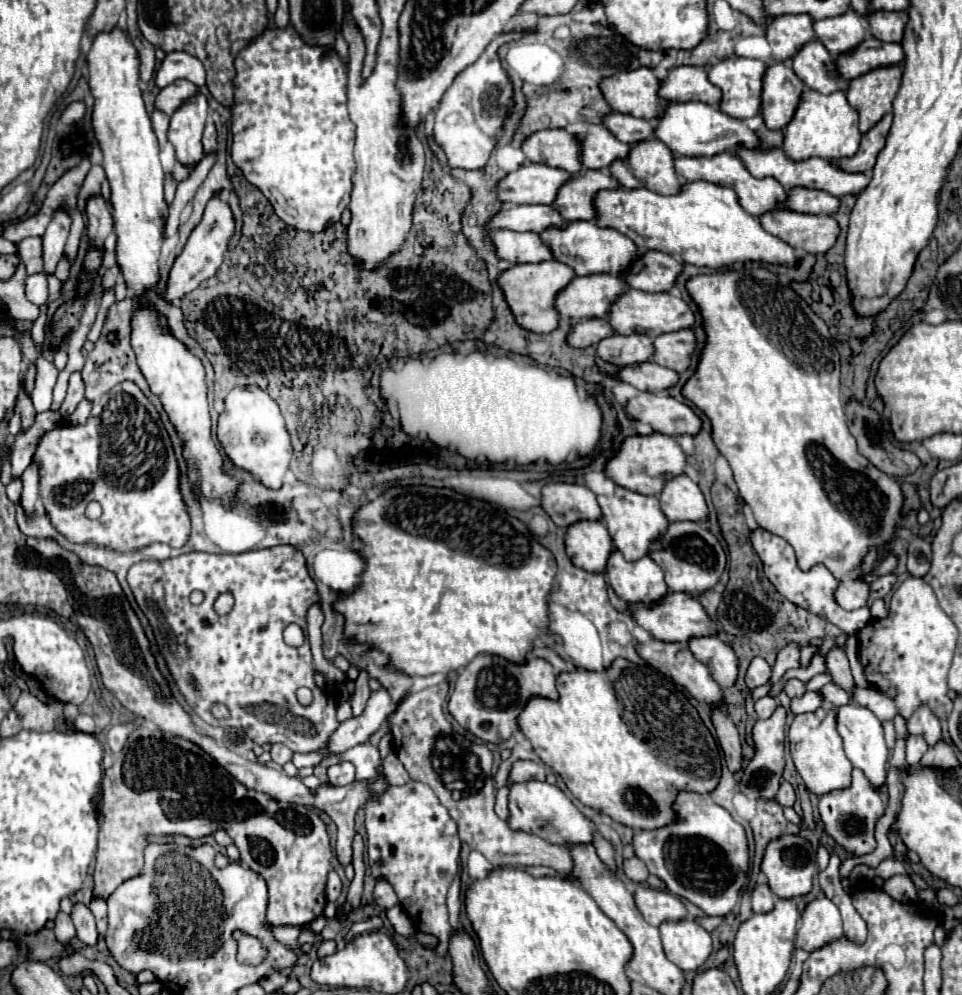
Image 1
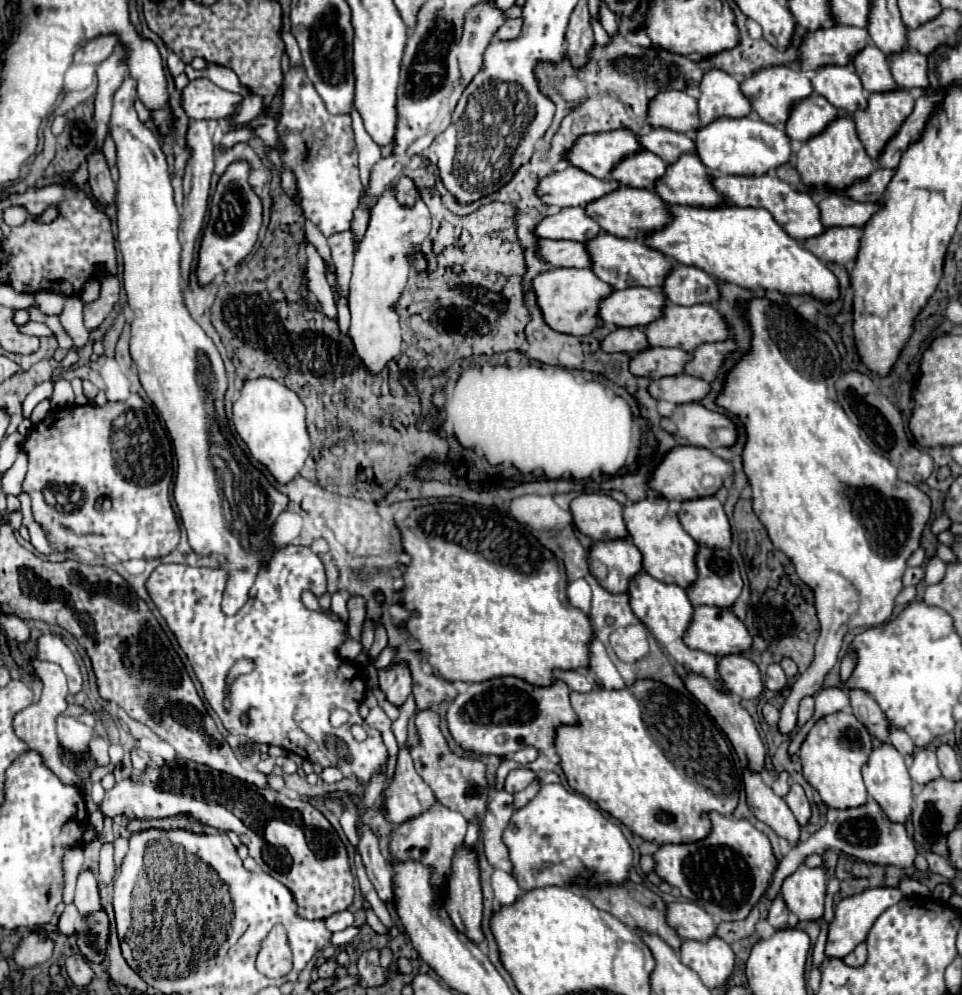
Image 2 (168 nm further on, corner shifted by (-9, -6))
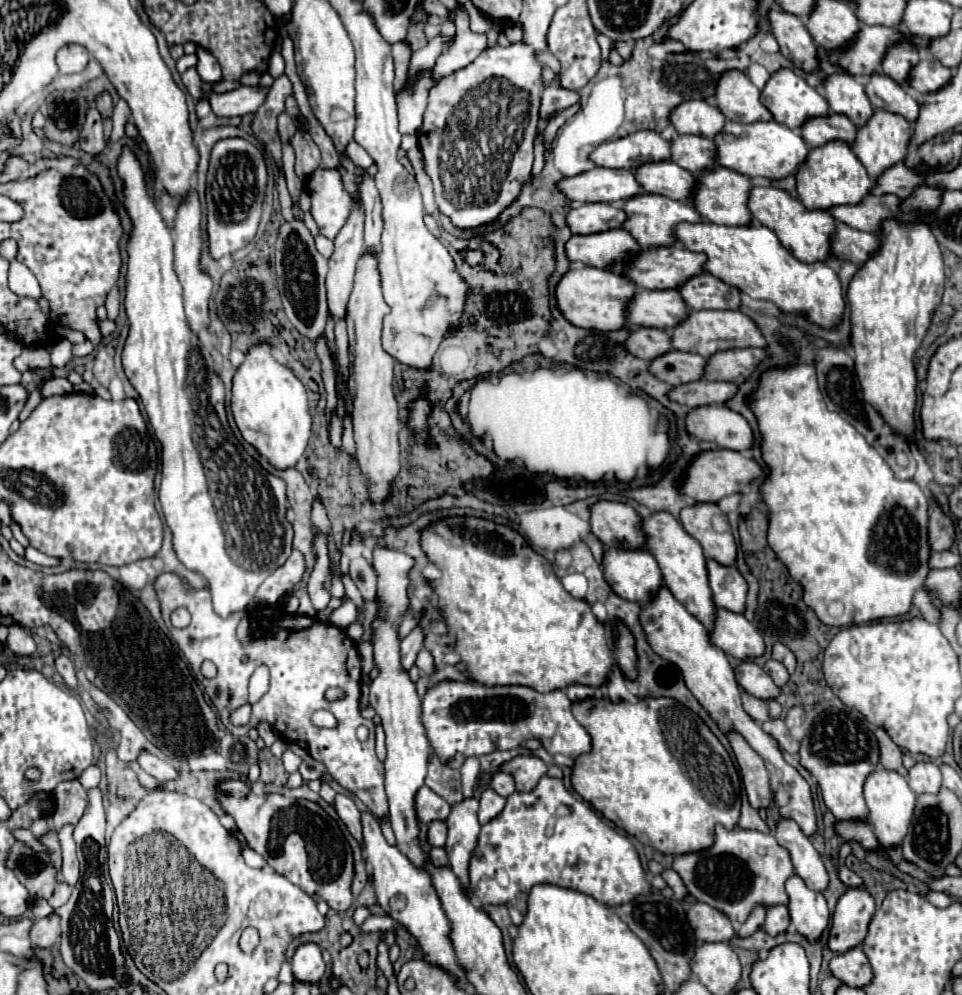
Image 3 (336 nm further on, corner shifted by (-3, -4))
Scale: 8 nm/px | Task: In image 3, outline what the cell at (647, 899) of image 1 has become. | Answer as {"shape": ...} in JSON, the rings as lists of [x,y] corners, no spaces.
{"shape":[[[694,903],[688,909],[688,923],[700,941],[730,941],[736,933],[730,917],[714,911],[714,907],[706,907],[706,903]]]}

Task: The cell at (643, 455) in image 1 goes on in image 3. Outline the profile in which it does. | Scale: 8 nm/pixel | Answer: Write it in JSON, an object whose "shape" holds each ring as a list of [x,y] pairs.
{"shape":[[[730,449],[704,451],[690,465],[688,477],[682,485],[682,495],[690,497],[690,499],[696,499],[696,495],[698,495],[698,503],[716,503],[718,499],[722,499],[726,495],[734,495],[734,493],[742,491],[748,483],[756,481],[760,475],[762,475],[762,467],[754,459],[750,459],[738,451],[730,451]]]}

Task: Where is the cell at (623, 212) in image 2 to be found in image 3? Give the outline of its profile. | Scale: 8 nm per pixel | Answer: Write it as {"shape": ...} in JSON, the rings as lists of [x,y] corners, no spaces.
{"shape":[[[642,193],[642,195],[636,195],[634,199],[628,199],[624,203],[624,211],[628,215],[628,221],[622,227],[628,229],[632,233],[632,237],[644,249],[658,249],[658,247],[668,247],[668,245],[676,243],[674,227],[678,223],[684,223],[684,221],[698,223],[698,219],[702,219],[702,215],[698,215],[698,211],[694,211],[694,207],[668,199],[664,195],[654,195],[654,193]]]}

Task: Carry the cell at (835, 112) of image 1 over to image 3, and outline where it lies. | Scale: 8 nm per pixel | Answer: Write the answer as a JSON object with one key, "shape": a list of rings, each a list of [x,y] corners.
{"shape":[[[830,141],[824,147],[812,149],[808,159],[800,165],[796,181],[800,201],[804,203],[804,207],[810,207],[810,211],[814,209],[828,211],[836,205],[858,205],[872,191],[872,181],[866,169],[850,151],[850,147],[842,141]]]}

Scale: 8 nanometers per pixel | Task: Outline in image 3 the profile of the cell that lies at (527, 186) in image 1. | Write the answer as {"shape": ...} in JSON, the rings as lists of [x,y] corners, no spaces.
{"shape":[[[596,167],[576,177],[566,177],[558,183],[560,191],[570,201],[626,201],[644,193],[642,185],[636,181],[634,171],[626,169],[604,169]]]}

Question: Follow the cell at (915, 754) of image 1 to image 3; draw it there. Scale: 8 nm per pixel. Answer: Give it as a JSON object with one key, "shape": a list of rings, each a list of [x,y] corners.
{"shape":[[[932,761],[916,763],[908,771],[908,785],[916,795],[922,793],[938,793],[942,787],[942,773],[940,767]]]}

